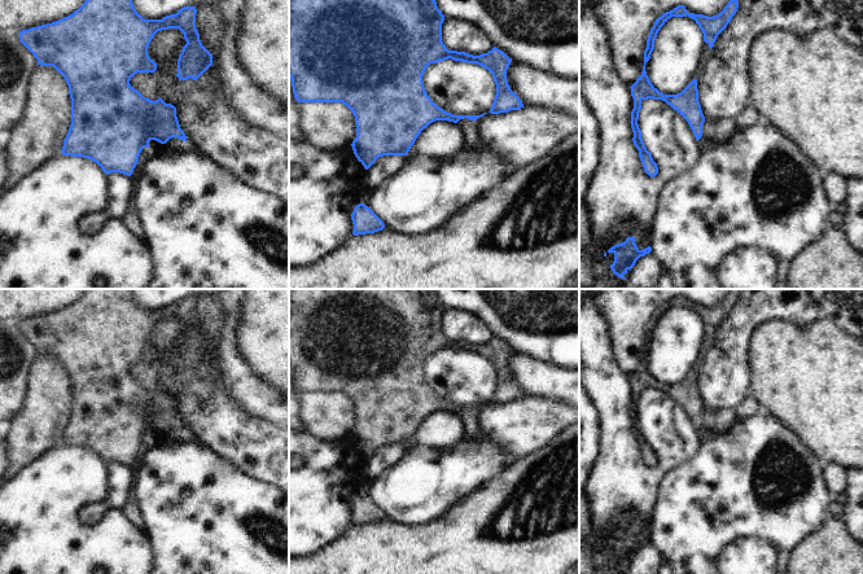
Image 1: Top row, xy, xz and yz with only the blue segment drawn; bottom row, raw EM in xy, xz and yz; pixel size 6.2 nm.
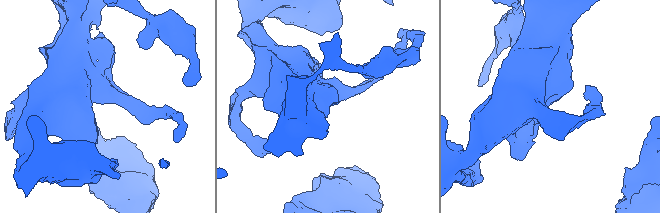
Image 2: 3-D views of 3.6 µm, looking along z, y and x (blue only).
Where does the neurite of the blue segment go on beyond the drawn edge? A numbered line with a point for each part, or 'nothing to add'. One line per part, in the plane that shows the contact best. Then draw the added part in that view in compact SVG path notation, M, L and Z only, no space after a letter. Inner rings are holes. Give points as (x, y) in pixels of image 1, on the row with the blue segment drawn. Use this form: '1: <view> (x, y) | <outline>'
nothing to add

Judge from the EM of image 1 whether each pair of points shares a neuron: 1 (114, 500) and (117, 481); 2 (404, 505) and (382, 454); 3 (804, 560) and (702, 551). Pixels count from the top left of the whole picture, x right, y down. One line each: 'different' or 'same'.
1: same
2: different
3: different

